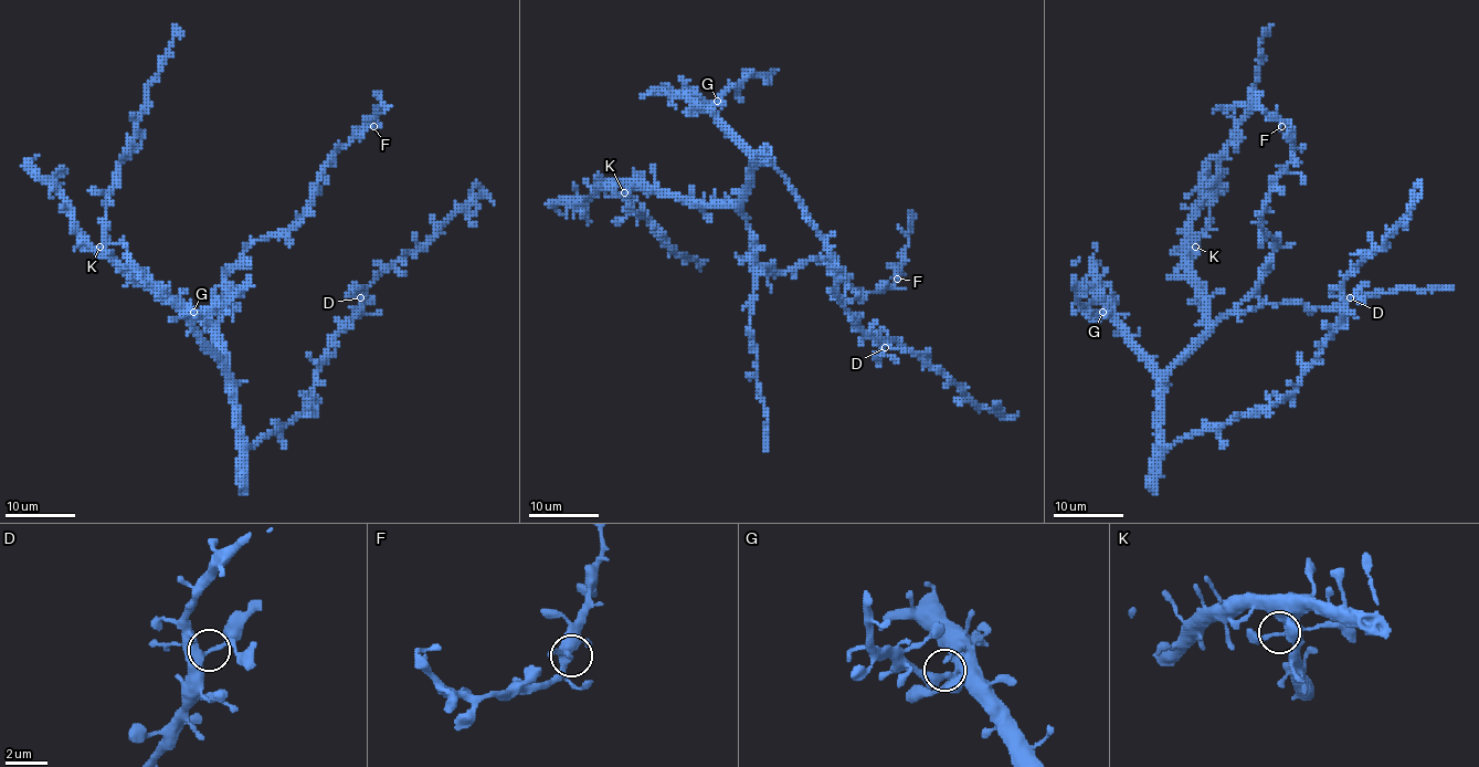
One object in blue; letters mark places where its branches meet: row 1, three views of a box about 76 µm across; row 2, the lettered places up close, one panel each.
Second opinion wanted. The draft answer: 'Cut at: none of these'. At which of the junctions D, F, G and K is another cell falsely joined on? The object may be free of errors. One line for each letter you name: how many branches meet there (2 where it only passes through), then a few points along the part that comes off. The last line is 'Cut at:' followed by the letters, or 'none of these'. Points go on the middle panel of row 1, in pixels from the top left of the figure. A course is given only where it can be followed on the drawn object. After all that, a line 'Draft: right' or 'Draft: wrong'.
D: 3 | (885, 348), (885, 355), (899, 360)
Cut at: D
Draft: wrong

